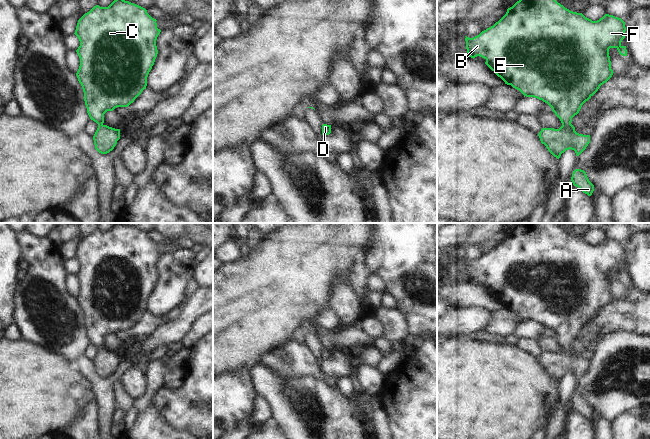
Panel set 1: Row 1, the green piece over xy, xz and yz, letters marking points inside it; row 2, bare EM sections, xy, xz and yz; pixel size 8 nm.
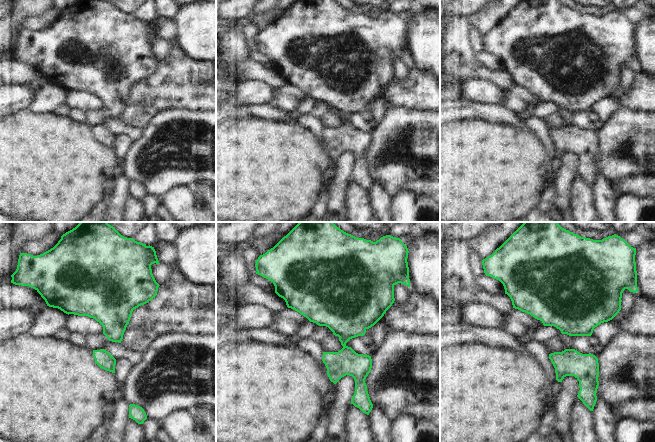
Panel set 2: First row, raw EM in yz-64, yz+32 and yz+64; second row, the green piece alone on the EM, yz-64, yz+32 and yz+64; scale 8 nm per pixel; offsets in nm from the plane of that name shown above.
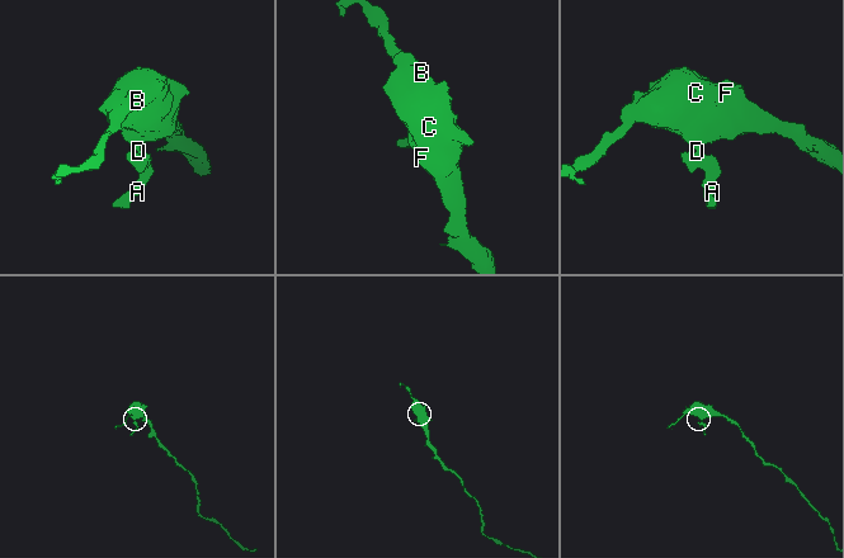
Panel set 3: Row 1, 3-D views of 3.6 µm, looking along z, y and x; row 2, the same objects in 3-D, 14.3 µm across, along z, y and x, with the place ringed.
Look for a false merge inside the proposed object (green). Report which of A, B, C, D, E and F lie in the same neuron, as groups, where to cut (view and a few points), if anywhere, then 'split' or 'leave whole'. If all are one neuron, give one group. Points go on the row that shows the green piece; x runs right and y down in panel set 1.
groups A B C D E F; cut none; leave whole

